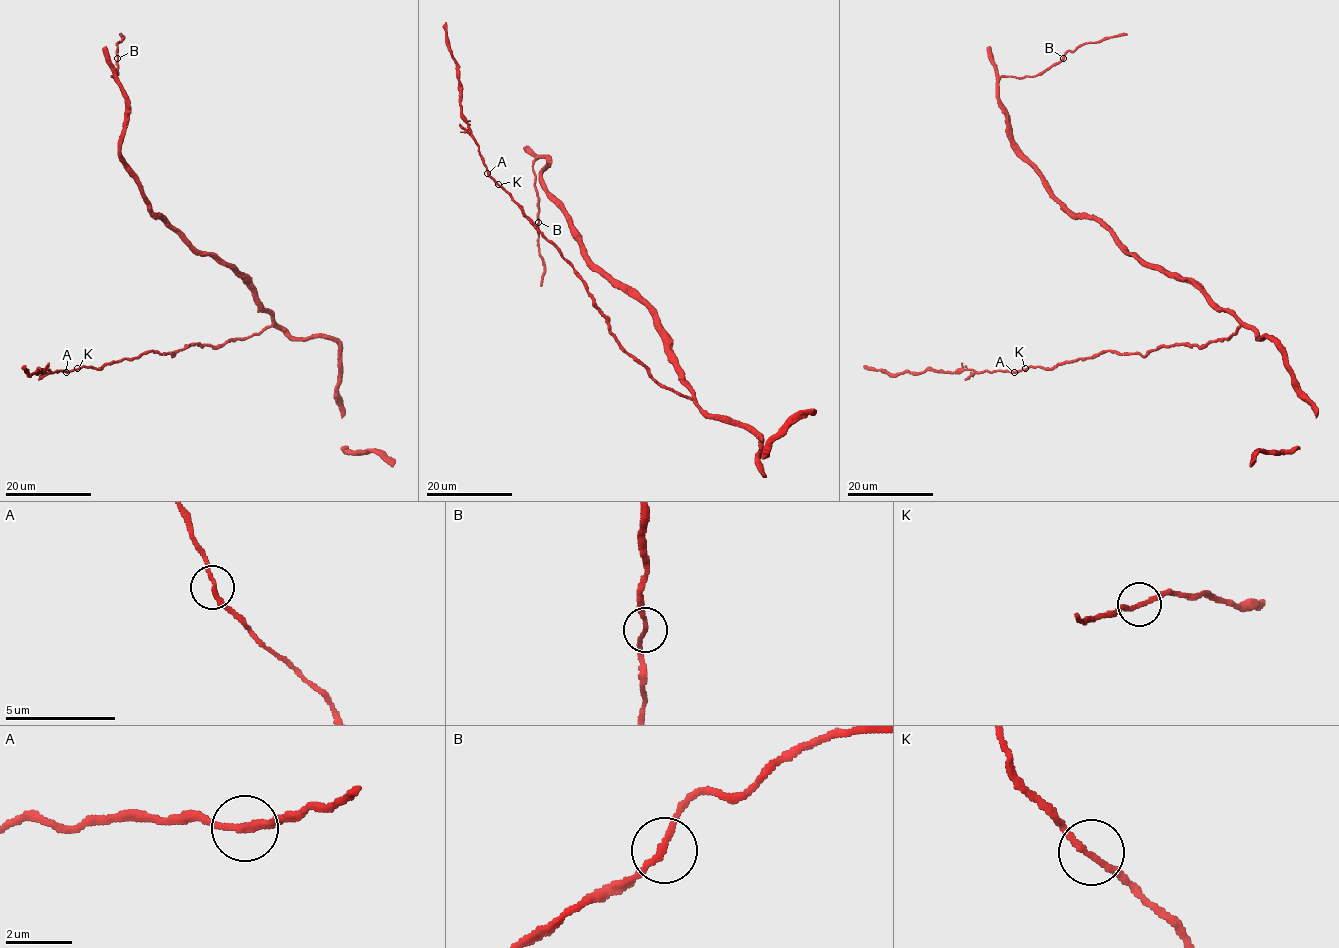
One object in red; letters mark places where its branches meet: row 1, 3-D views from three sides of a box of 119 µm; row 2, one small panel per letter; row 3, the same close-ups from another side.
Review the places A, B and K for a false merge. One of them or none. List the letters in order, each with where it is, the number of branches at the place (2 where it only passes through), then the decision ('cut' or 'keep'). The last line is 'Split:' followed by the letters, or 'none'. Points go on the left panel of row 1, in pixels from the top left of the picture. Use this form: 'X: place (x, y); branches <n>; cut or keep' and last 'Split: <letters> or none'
A: place (66, 372); branches 2; keep
B: place (117, 58); branches 2; keep
K: place (77, 368); branches 2; keep
Split: none

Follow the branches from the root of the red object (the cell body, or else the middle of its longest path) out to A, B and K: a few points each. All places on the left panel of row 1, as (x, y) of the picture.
A: (258, 304), (272, 323), (248, 337), (215, 347), (190, 345), (174, 355), (146, 351), (101, 368), (67, 372)
B: (258, 304), (257, 294), (232, 268), (201, 255), (151, 211), (120, 154), (126, 100), (112, 77), (117, 58)
K: (258, 304), (272, 323), (248, 337), (215, 347), (190, 345), (174, 355), (146, 351), (101, 368), (77, 368)

